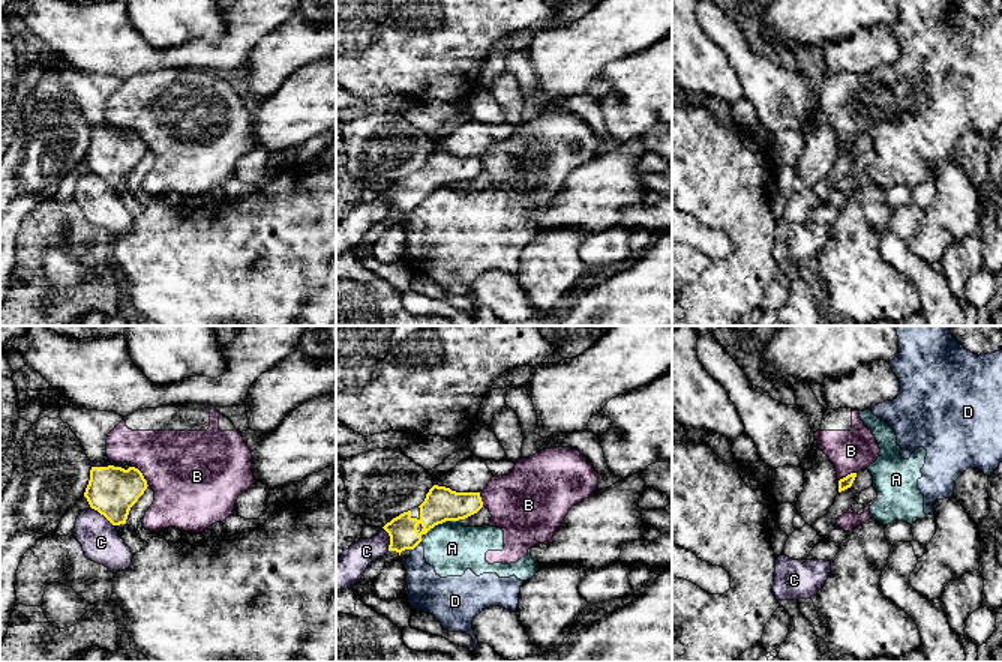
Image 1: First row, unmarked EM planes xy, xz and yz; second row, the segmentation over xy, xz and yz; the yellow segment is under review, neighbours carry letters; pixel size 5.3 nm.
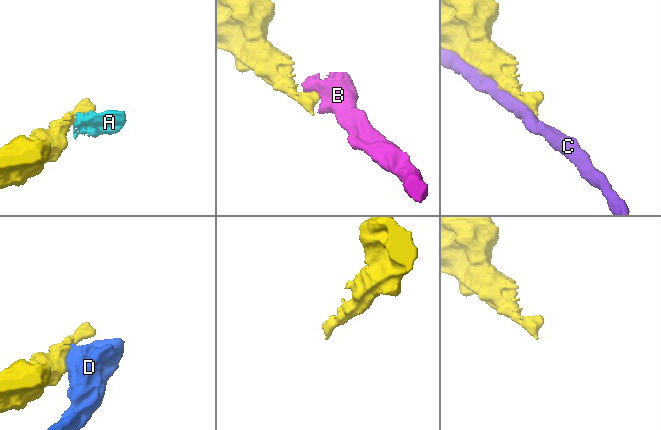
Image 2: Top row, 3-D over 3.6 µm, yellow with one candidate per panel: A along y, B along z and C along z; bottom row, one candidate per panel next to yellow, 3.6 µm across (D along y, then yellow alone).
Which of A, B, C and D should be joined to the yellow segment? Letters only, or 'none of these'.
none of these

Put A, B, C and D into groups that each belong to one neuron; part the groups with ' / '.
A B D / C

